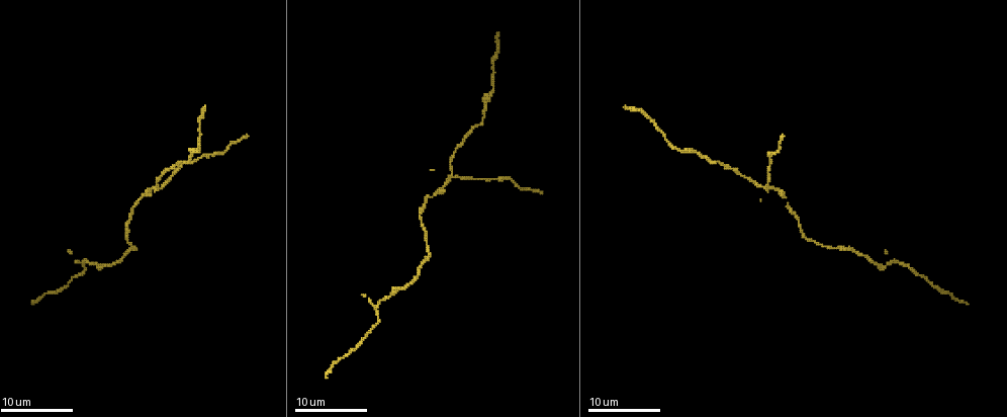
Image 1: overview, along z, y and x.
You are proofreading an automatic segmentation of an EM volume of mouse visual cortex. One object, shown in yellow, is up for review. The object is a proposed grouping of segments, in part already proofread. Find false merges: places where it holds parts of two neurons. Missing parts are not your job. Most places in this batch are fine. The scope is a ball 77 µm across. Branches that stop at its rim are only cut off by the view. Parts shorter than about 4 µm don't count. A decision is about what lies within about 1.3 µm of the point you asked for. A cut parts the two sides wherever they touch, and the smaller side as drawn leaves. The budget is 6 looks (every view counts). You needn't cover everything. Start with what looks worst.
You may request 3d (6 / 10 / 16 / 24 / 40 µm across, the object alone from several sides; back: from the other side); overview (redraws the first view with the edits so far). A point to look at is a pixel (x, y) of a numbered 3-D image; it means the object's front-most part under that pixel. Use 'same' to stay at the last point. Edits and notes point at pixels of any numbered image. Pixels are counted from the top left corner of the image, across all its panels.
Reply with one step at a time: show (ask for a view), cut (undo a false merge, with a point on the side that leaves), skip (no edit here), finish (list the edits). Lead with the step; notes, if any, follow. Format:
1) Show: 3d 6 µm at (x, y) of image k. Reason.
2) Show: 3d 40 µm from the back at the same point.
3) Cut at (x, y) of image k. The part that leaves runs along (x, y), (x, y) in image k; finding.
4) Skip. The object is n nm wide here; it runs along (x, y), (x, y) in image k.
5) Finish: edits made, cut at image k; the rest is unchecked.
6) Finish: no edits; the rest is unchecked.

Show: 3d 16 µm at (767, 189) of image 1. Small branch off a trunk.

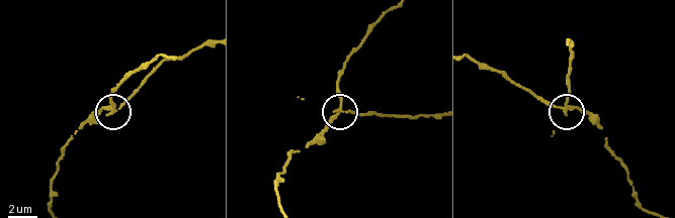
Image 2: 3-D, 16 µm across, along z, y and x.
Show: 3d 6 µm at (564, 107) of image 2.

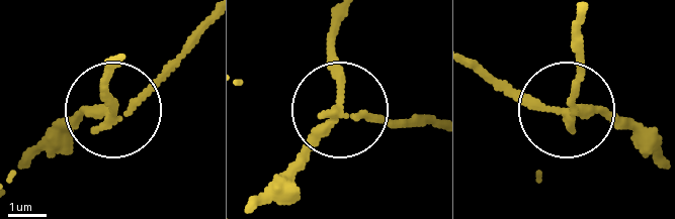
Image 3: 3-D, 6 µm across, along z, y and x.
Cut at (149, 85) of image 3. The part that leaves runs along (106, 126), (209, 20) in image 3; a second neuron is stuck on.

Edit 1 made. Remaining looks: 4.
Show: 3d 6 µm at (681, 149) of image 1. Calibre changes.

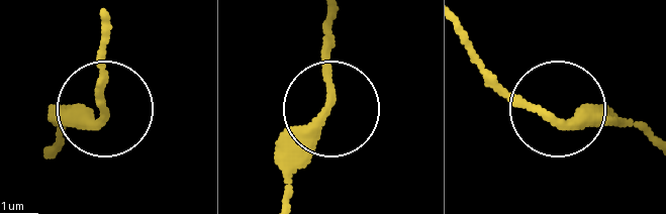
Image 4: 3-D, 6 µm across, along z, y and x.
Skip. It runs along (57, 145), (66, 126), (104, 117), (104, 42) in image 4; one neuron here.

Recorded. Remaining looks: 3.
Show: 3d 6 µm at (388, 298) of image 1. Thick turns thin.

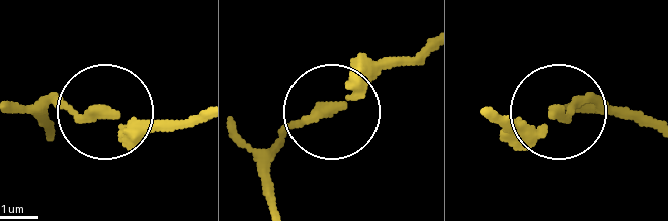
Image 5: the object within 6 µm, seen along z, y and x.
Skip. It runs along (487, 112), (541, 125), (561, 109), (606, 106) in image 5; all the same neuron.

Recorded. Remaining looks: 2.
Finish: edits made, cut at image 3; the rest is unchecked.

